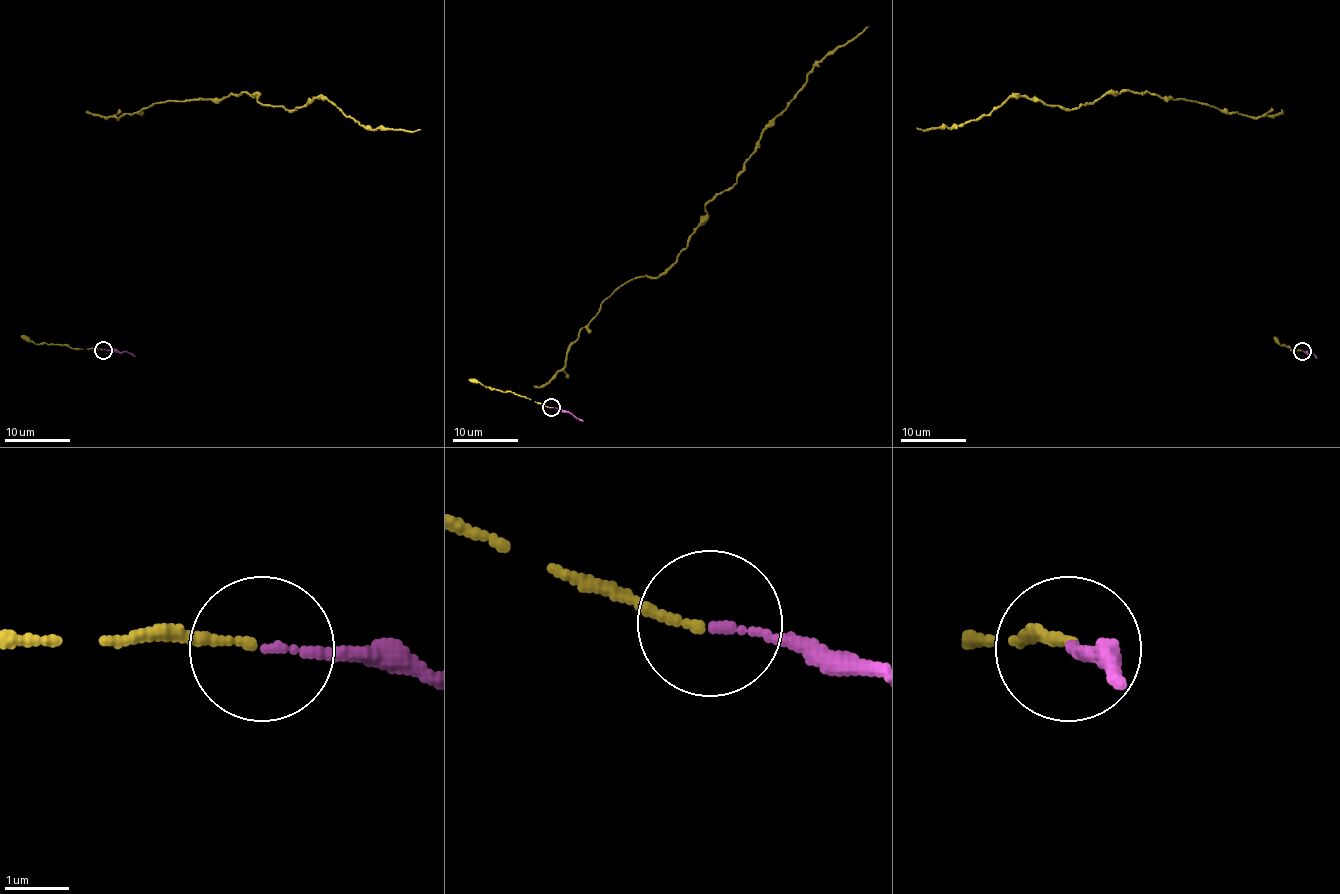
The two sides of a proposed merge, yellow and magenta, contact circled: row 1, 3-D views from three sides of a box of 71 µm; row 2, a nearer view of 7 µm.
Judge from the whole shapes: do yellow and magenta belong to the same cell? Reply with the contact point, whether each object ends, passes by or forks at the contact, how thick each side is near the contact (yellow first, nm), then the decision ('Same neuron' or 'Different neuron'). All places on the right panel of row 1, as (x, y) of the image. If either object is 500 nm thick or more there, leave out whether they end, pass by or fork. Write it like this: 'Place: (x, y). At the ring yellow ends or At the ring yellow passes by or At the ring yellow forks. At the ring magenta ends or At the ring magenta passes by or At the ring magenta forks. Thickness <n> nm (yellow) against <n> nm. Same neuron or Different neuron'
Place: (1302, 351). At the ring yellow ends. At the ring magenta ends. Thickness 140 nm (yellow) against 110 nm. Same neuron

